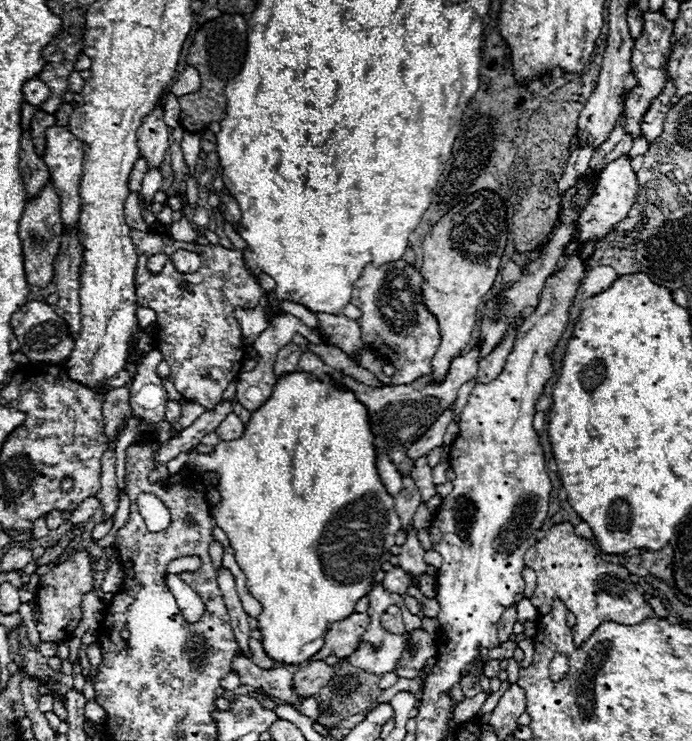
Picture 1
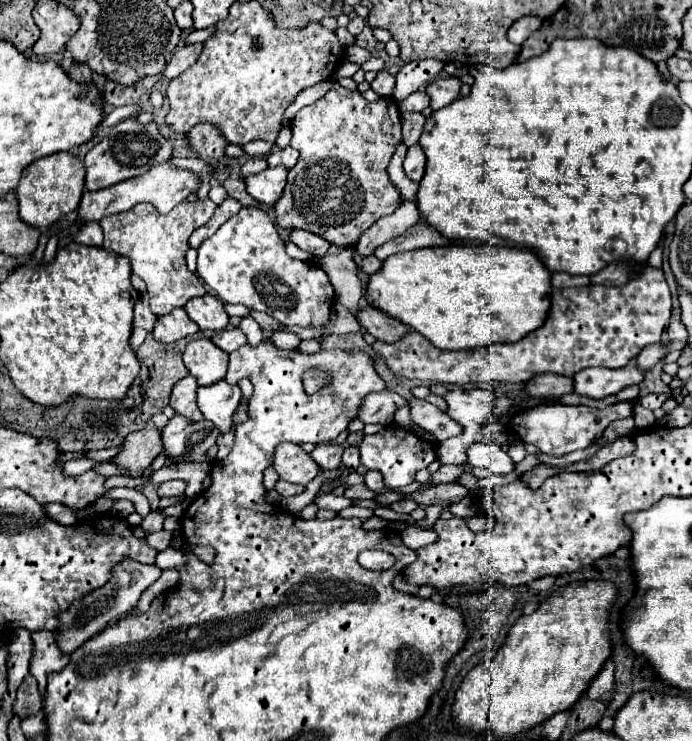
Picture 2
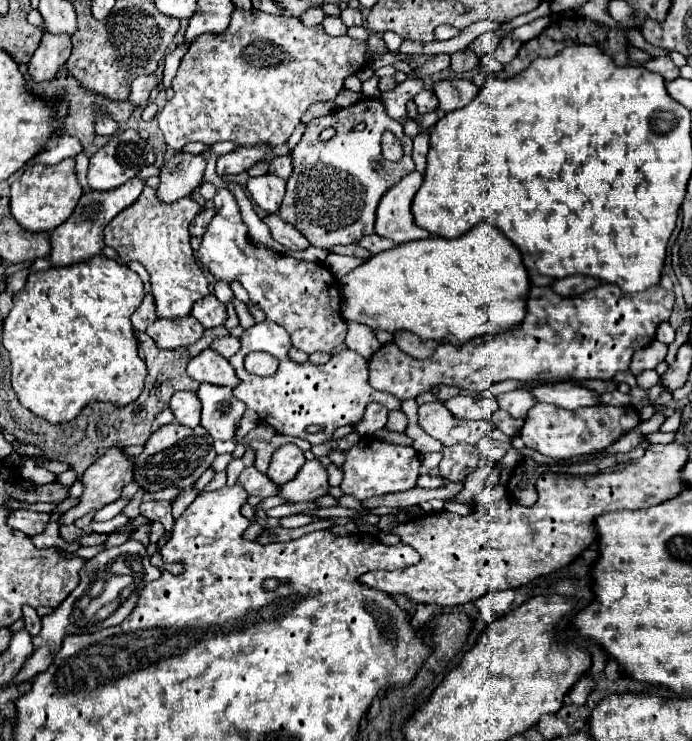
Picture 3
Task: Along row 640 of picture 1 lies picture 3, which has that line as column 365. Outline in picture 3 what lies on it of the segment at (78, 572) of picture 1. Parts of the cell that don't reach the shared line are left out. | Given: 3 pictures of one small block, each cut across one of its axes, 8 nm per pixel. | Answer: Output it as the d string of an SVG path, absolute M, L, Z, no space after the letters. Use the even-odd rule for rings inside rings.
M236 8L232 12L230 26L222 34L202 34L202 38L196 38L196 42L184 54L184 58L180 62L180 68L178 68L178 74L172 80L174 96L160 110L158 124L160 124L160 130L164 132L166 144L170 148L174 148L174 150L182 150L188 142L216 144L216 142L226 142L226 140L230 140L230 142L234 142L238 146L258 146L258 144L280 146L280 144L284 144L290 138L290 134L294 132L294 128L300 124L300 116L308 110L308 106L314 104L314 102L320 102L320 100L334 100L338 96L338 92L344 88L344 80L348 76L356 74L368 62L368 58L370 58L370 54L366 52L366 42L362 42L362 40L356 40L356 38L350 38L350 36L338 36L338 38L328 36L322 26L304 26L300 22L300 18L272 16L272 14L266 14L266 12L256 10L256 8L250 8L250 10Z

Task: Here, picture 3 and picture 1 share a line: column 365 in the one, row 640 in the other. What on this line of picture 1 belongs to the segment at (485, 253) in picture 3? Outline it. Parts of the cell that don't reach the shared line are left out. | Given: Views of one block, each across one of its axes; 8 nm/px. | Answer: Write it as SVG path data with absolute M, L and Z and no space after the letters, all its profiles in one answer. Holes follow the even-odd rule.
M286 372L284 376L278 378L274 384L272 396L256 410L252 412L248 424L244 426L244 434L238 440L222 440L214 452L210 454L198 454L196 450L190 452L188 466L194 466L196 470L214 470L217 473L217 489L222 494L222 502L212 508L212 514L216 518L216 524L228 534L234 556L238 558L238 564L242 566L250 592L254 598L262 602L262 618L258 618L260 632L262 632L262 646L266 654L284 664L302 664L308 662L312 654L316 654L322 644L324 644L324 634L330 628L332 622L338 622L342 618L348 618L354 612L354 606L360 598L364 598L372 584L374 584L374 574L382 570L382 564L388 560L388 552L394 546L394 534L400 530L400 518L394 508L394 498L386 492L378 468L376 468L376 446L374 446L374 434L370 430L370 420L368 420L368 408L354 396L352 390L342 388L332 380L330 374L316 378L310 372Z

